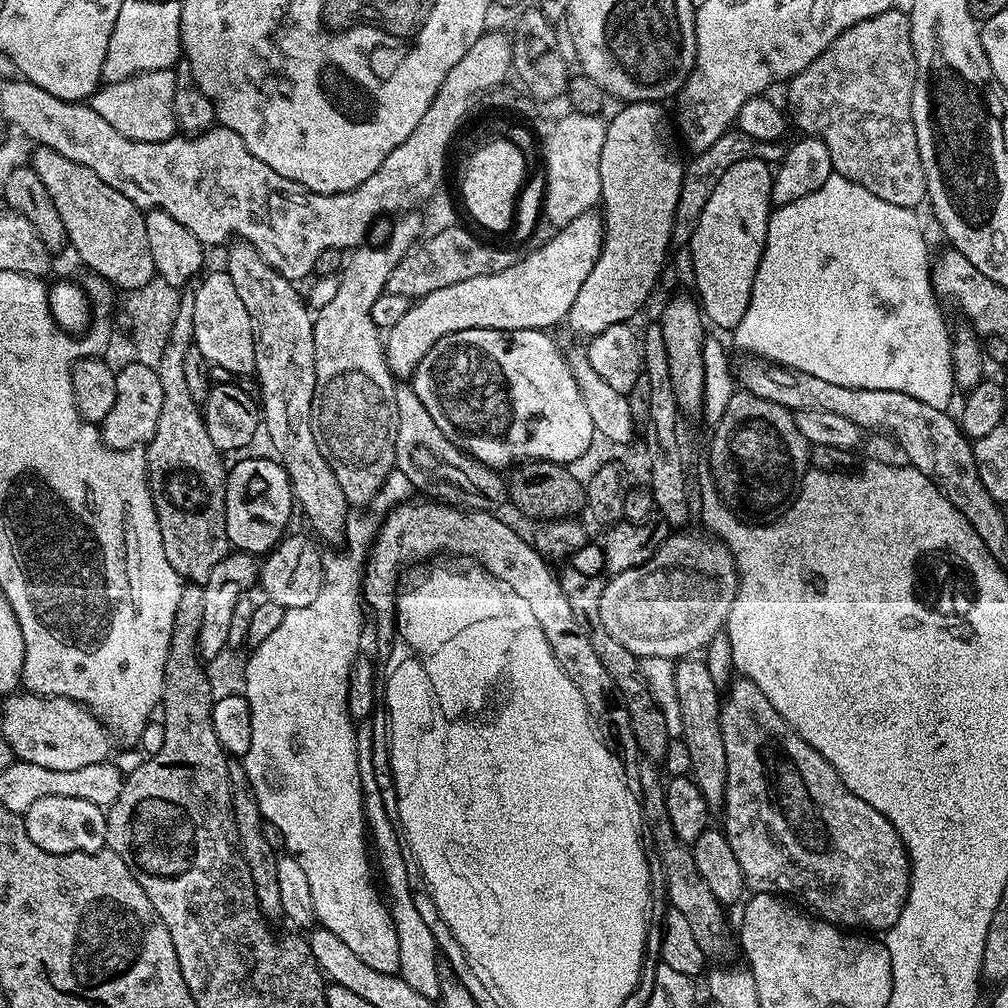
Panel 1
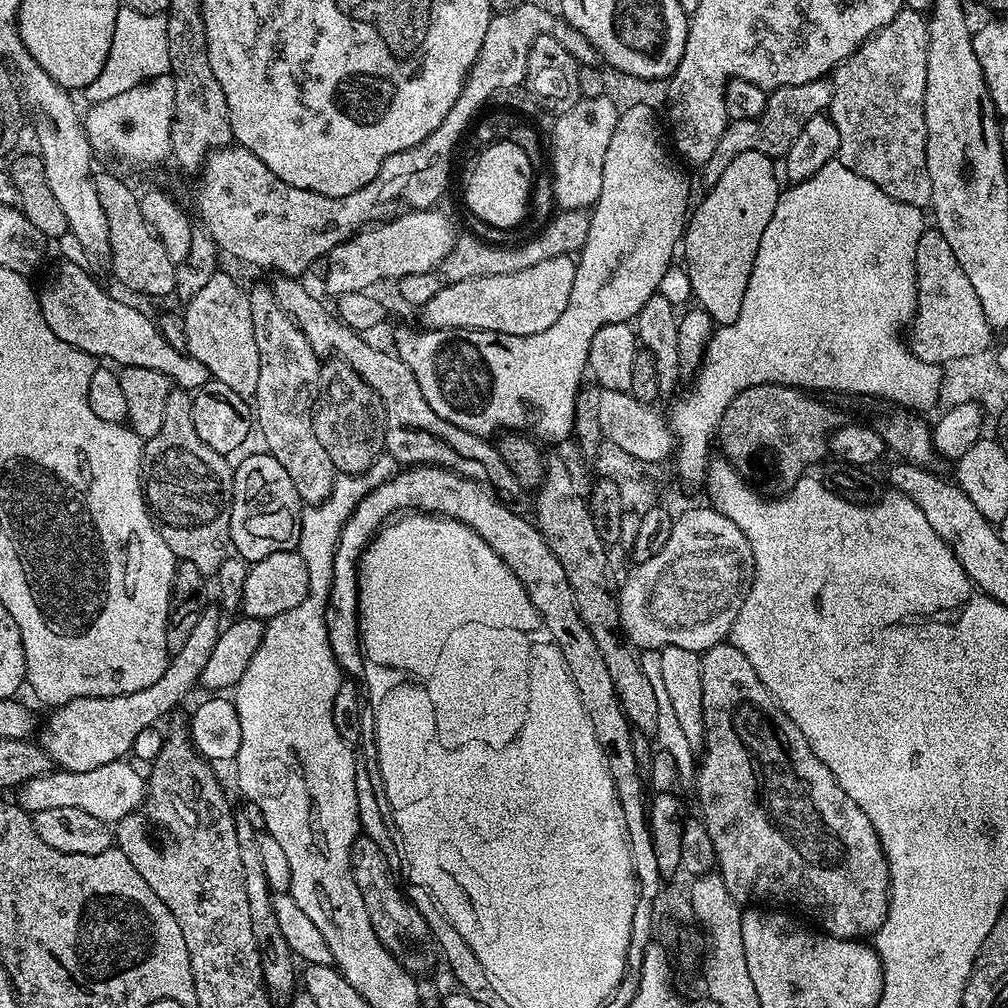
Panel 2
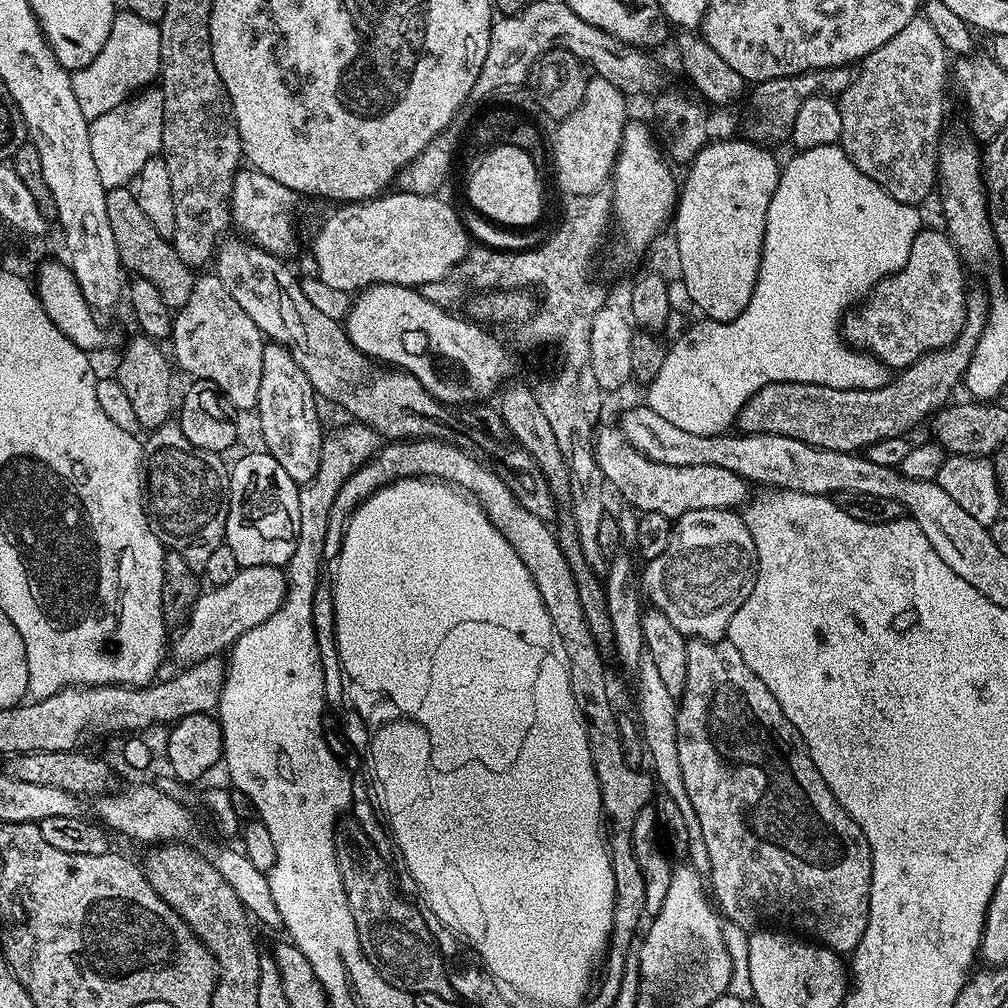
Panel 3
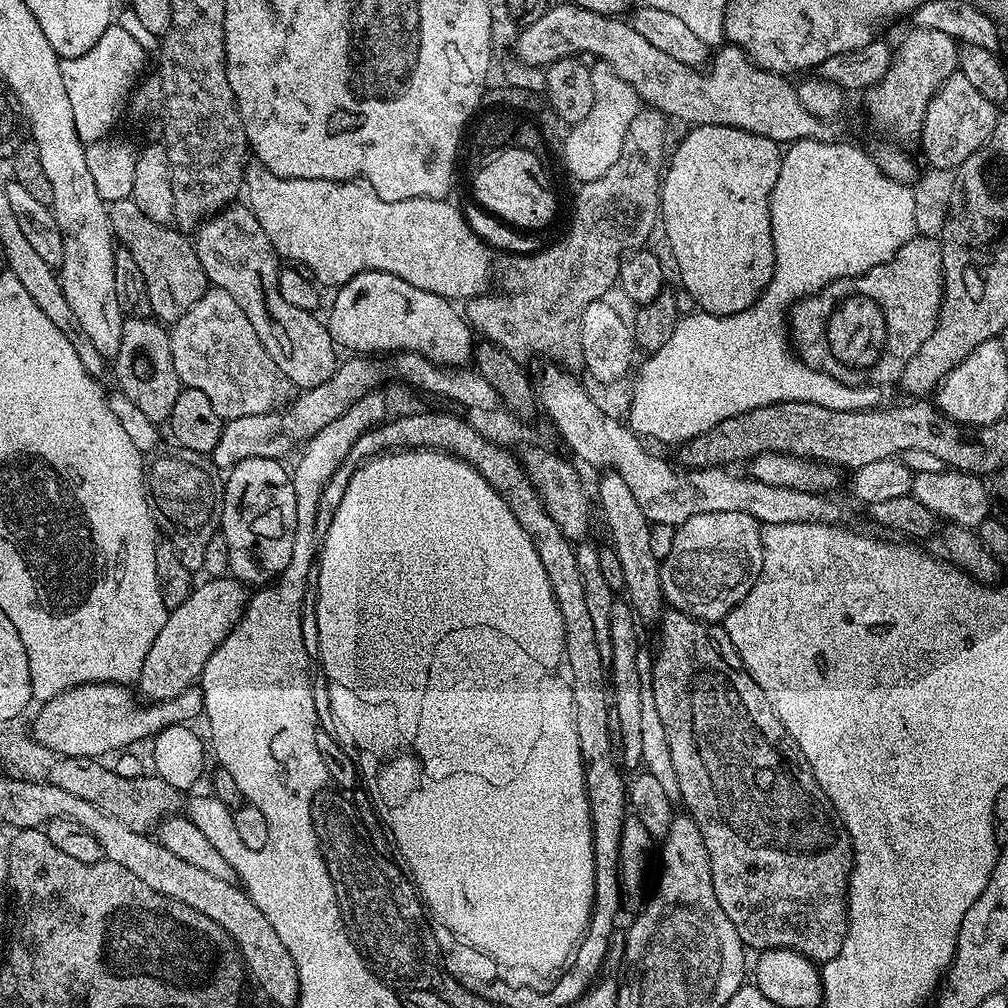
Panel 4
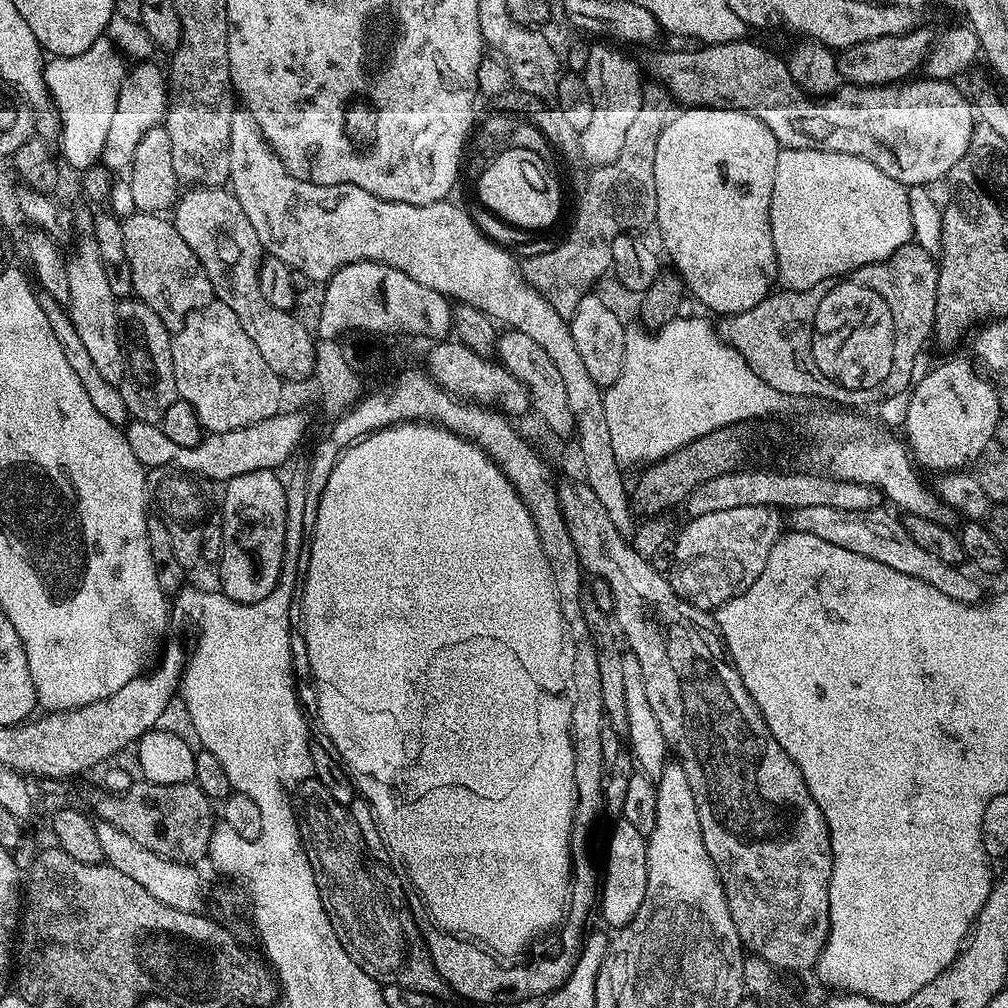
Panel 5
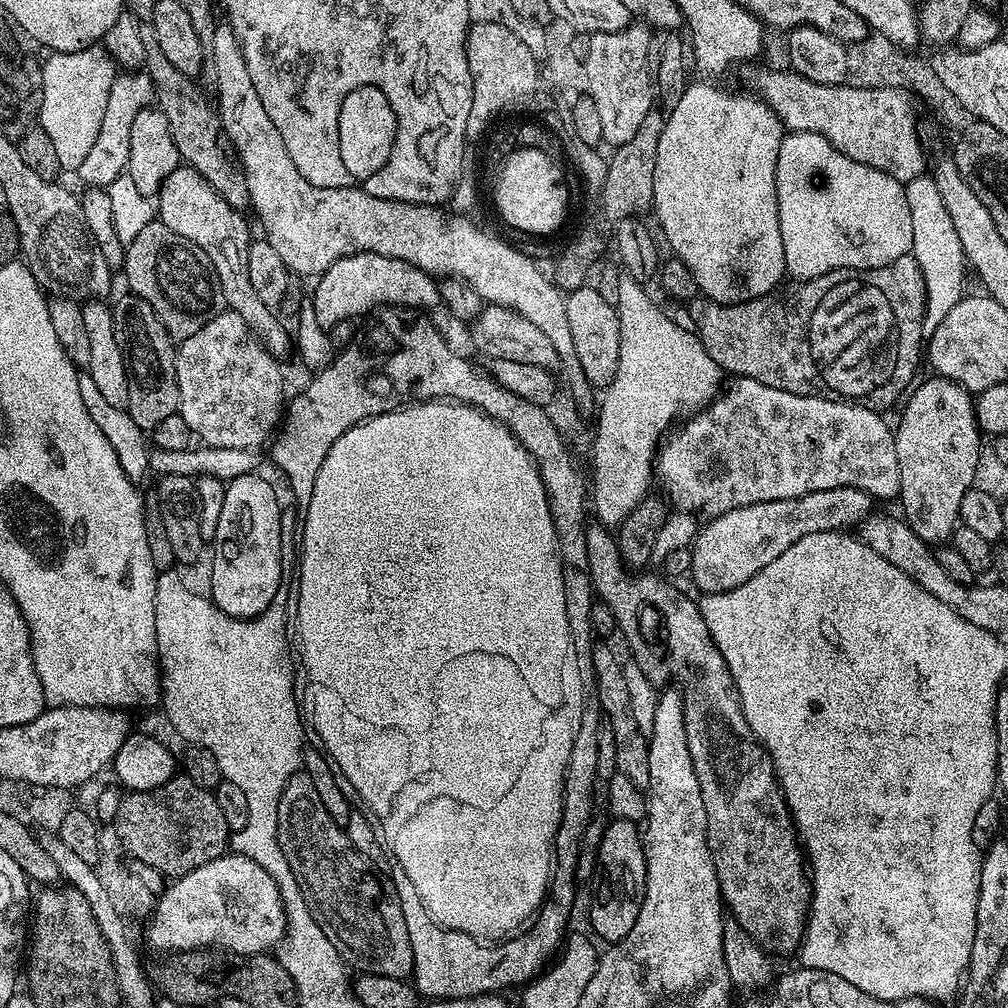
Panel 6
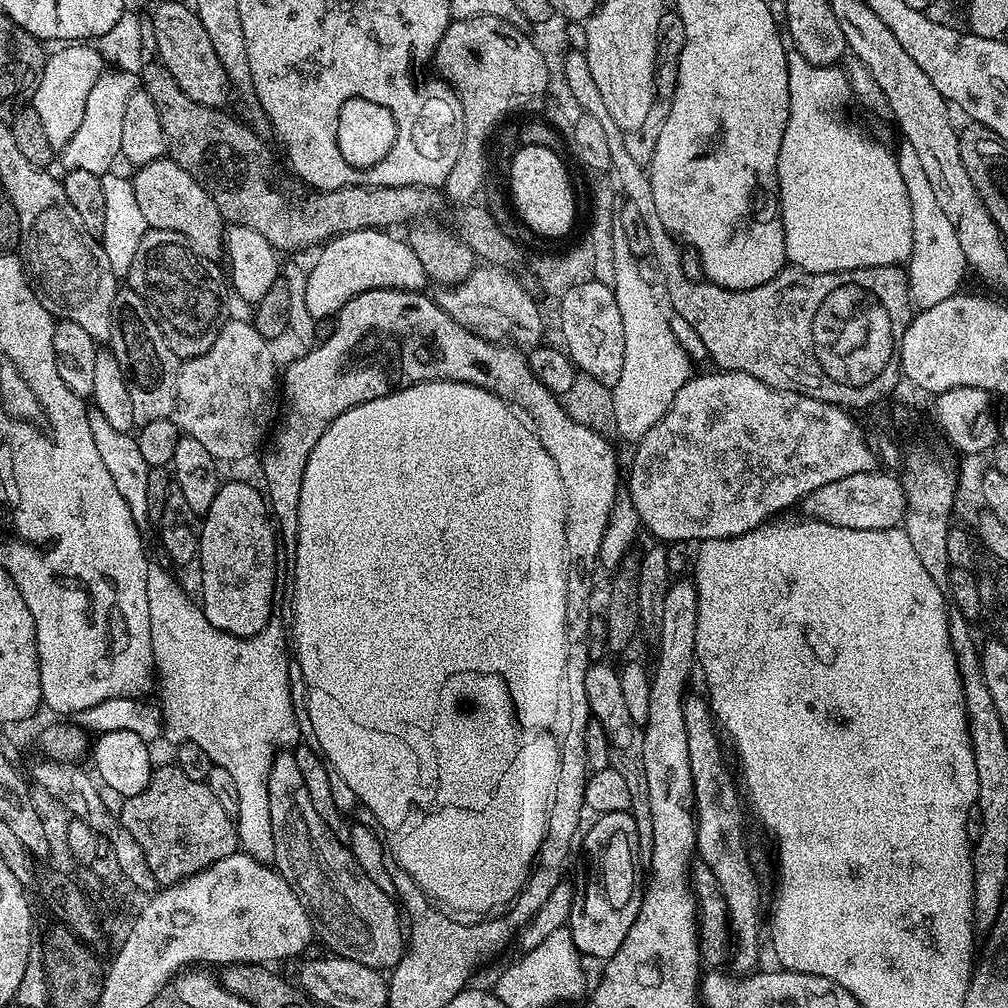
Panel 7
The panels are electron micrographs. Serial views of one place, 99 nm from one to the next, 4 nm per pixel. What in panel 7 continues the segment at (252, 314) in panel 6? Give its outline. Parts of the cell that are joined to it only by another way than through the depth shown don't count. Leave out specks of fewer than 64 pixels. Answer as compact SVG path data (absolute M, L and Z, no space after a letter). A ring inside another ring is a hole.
M170 158L139 165L135 172L136 176L131 177L134 194L138 198L138 210L142 210L142 218L146 218L149 229L182 234L198 255L213 262L219 261L224 246L226 221L214 198L206 194L202 185Z

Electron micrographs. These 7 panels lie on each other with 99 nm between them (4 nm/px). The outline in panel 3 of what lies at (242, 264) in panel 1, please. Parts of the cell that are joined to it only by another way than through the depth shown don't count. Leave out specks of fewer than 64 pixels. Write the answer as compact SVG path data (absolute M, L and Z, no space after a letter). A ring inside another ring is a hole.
M280 342L265 343L262 350L262 386L258 386L258 402L254 409L255 415L260 415L260 436L264 439L263 447L294 478L301 486L311 480L316 468L320 465L320 447L324 445L325 429L320 429L320 412L316 409L318 397L310 386L310 378L302 374L302 366L292 356L291 347Z

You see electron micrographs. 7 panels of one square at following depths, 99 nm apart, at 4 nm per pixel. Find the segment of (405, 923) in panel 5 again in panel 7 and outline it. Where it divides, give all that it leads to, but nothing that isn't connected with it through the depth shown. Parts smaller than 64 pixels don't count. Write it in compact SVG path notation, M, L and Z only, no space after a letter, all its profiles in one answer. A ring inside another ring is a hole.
M288 750L277 751L270 766L268 779L270 790L270 822L274 830L274 865L281 878L298 894L304 903L304 909L312 918L315 935L328 947L327 951L334 956L341 956L350 962L362 962L362 966L391 970L404 957L406 951L406 932L400 929L402 912L397 901L370 874L358 866L351 848L337 833L328 828L322 814L318 814L310 790L306 790L306 778L298 770L295 755Z

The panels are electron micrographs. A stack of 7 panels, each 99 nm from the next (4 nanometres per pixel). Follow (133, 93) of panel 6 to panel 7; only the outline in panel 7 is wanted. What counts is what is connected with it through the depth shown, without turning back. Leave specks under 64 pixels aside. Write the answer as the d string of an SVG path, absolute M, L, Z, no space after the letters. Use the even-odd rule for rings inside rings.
M110 68L99 76L90 90L81 126L75 131L74 137L70 138L67 146L61 149L60 156L65 169L85 170L99 177L107 175L113 169L111 167L115 160L121 157L123 115L126 114L126 105L130 95L139 91L139 88L140 79L137 73Z

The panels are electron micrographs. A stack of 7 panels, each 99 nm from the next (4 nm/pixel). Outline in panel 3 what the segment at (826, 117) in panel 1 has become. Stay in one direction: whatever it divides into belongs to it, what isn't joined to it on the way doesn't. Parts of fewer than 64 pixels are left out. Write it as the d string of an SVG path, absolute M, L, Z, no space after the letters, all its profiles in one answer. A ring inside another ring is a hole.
M913 15L912 20L906 22L906 26L902 26L902 30L898 30L898 34L894 34L894 38L890 38L890 42L878 46L878 50L874 50L869 56L859 61L858 71L853 75L850 86L838 97L840 113L842 114L842 134L838 141L839 147L844 149L845 154L849 156L850 162L862 174L866 174L867 178L872 178L882 190L888 191L898 202L904 204L913 206L922 205L923 200L931 192L933 195L934 189L938 184L938 177L936 175L936 153L938 151L938 145L942 140L940 127L944 124L944 79L948 76L948 60L950 61L950 53L945 48L942 38L938 38L938 34L934 34L934 29L930 27L930 22L926 22L923 15Z

